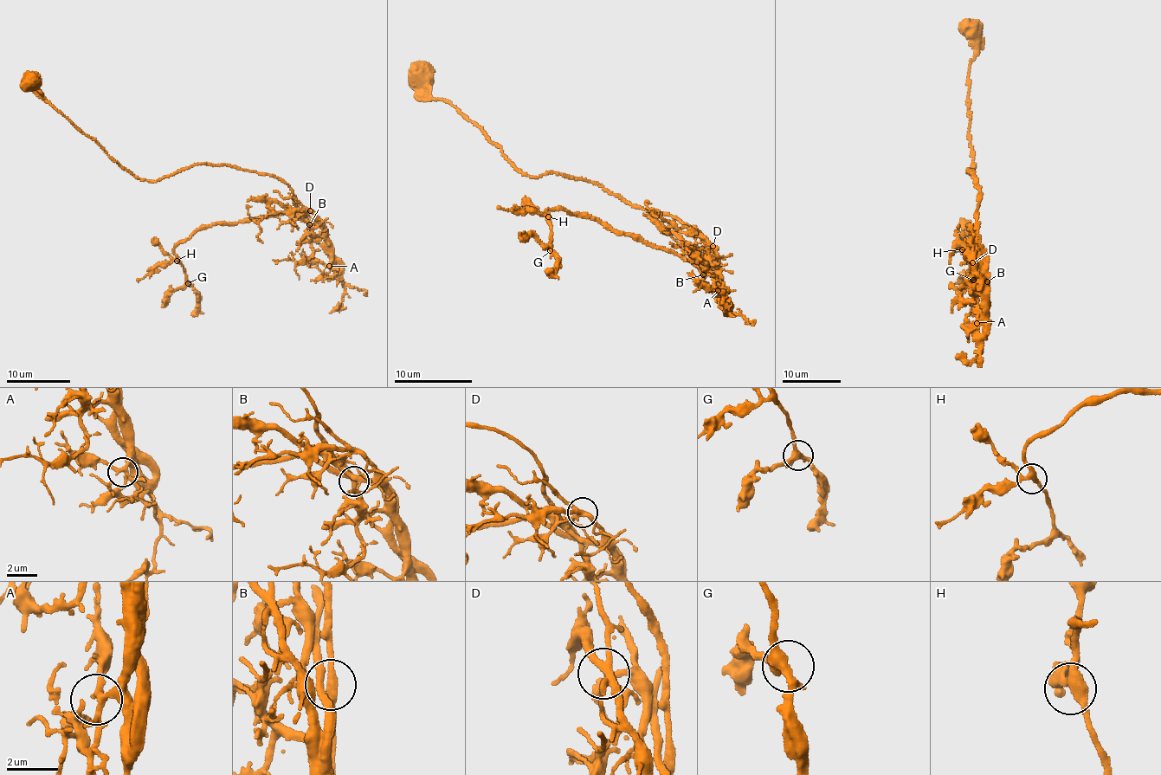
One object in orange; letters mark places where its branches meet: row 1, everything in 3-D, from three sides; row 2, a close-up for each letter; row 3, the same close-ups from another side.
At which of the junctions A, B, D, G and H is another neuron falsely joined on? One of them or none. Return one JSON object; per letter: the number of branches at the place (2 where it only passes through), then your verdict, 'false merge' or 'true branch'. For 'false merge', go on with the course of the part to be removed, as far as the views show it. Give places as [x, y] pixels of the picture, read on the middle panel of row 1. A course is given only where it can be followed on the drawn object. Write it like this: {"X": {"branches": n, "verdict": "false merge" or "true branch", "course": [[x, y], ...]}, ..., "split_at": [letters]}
{"A": {"branches": 5, "verdict": "true branch"}, "B": {"branches": 4, "verdict": "true branch"}, "D": {"branches": 6, "verdict": "true branch"}, "G": {"branches": 3, "verdict": "true branch"}, "H": {"branches": 4, "verdict": "true branch"}, "split_at": []}

